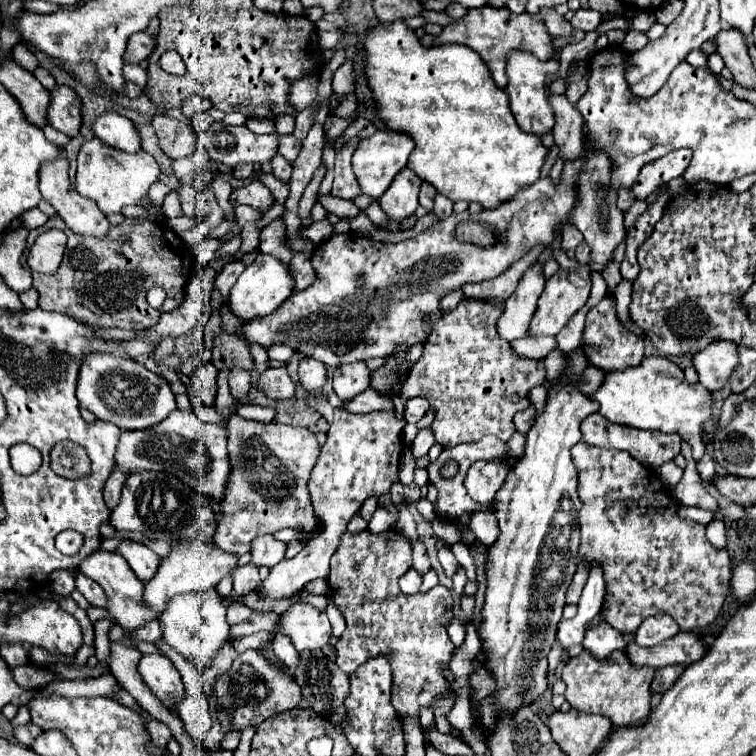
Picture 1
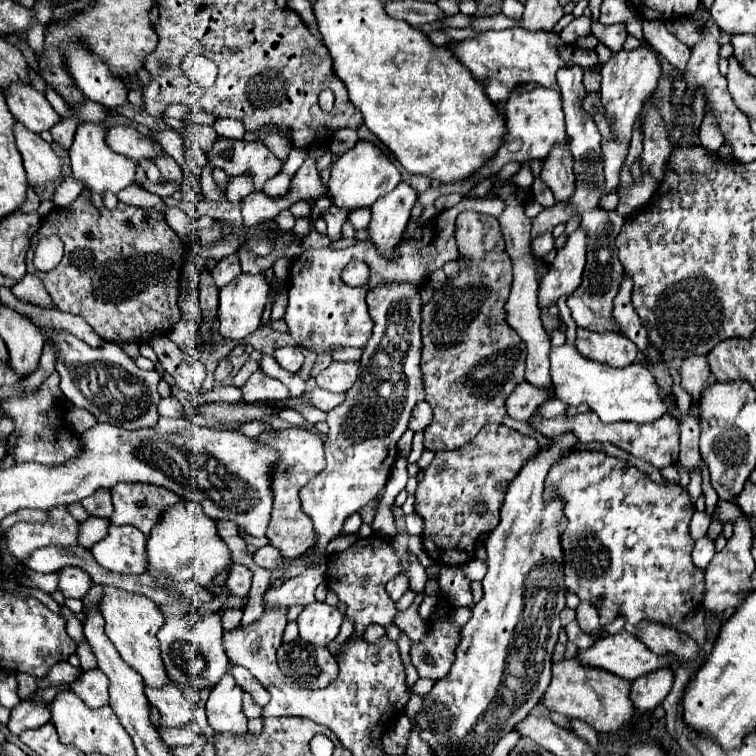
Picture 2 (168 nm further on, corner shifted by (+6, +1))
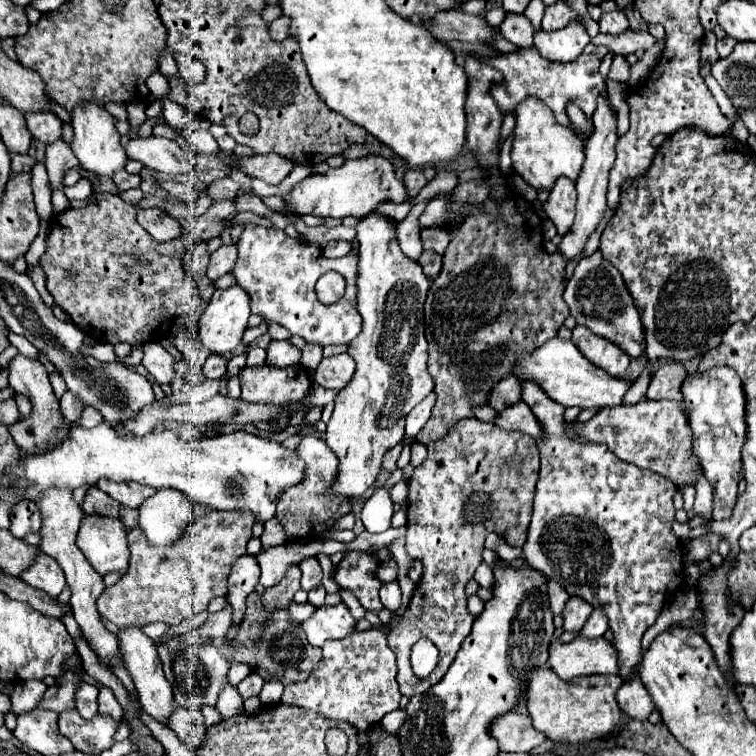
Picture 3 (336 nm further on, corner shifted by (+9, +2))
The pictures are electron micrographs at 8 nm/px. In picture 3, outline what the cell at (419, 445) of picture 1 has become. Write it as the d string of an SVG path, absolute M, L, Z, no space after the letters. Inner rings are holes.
M378 487L362 509L362 523L370 533L384 533L386 529L390 529L392 513L394 511L388 489Z

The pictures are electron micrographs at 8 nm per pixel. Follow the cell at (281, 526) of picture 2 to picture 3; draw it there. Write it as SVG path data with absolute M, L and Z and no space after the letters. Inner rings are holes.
M302 437L300 445L298 445L298 457L306 461L306 477L300 485L288 489L280 501L278 501L278 509L276 509L276 517L280 519L280 523L284 525L284 529L288 531L290 539L302 539L302 537L312 537L312 539L320 539L322 535L326 535L332 529L332 523L336 519L340 519L342 515L352 511L352 503L342 495L332 495L330 487L332 481L336 479L338 473L338 461L332 453L332 449L328 449L326 441L318 439L318 437Z

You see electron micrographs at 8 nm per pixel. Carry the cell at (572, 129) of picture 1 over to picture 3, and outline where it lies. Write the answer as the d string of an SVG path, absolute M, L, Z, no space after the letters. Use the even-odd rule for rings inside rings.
M560 177L544 207L548 217L554 221L560 237L564 237L564 233L568 233L574 223L574 207L576 207L576 183L568 181L566 177Z

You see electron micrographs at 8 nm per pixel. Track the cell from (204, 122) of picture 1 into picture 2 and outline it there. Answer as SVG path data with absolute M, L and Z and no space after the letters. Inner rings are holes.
M189 124L187 126L187 132L189 132L189 142L193 144L199 144L199 148L203 152L207 152L211 148L211 142L215 142L215 130L211 126L201 126L201 124Z

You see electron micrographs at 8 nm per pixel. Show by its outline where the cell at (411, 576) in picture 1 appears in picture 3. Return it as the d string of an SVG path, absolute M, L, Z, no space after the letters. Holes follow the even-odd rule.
M396 581L392 585L382 585L380 601L388 611L396 611L400 607L400 585Z

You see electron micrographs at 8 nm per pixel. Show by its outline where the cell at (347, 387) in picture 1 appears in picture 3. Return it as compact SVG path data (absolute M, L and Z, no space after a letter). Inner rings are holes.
M348 353L324 357L314 371L314 383L324 389L340 391L354 373L354 359Z

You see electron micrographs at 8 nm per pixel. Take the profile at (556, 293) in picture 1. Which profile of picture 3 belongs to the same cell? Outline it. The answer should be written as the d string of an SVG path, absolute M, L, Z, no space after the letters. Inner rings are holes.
M600 97L596 113L592 117L592 123L594 123L594 133L584 143L584 155L586 157L584 157L582 173L580 173L580 177L576 181L576 191L578 191L576 219L574 219L574 225L572 225L570 233L566 237L562 237L562 243L560 243L560 253L568 261L572 261L578 255L582 255L586 239L590 237L590 233L596 229L596 225L600 223L600 219L604 215L608 175L610 175L610 169L612 169L612 161L616 159L616 149L614 149L614 145L618 141L618 135L616 135L616 113L610 109L610 101L608 99Z

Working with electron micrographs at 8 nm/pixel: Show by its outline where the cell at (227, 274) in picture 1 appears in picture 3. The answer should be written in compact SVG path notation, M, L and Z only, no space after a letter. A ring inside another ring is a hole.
M222 245L220 249L216 249L210 255L210 263L208 263L208 277L212 281L216 281L218 277L226 275L232 271L232 265L236 263L236 245Z

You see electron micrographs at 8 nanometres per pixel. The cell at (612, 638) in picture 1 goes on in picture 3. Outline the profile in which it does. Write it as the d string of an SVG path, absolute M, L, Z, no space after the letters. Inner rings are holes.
M570 597L564 605L564 611L562 611L564 629L578 633L584 627L584 623L588 621L592 609L594 607L588 601L584 601L582 597Z

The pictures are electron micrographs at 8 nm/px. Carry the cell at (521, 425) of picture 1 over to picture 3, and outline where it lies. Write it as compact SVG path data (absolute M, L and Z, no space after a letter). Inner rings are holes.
M508 375L508 377L504 377L504 381L498 381L492 387L492 391L488 395L488 405L494 407L496 411L504 411L506 407L520 401L520 393L522 393L520 383L512 375Z

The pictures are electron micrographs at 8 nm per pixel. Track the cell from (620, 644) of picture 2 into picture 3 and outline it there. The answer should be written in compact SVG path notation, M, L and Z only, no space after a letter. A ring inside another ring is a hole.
M576 637L570 643L562 643L560 639L550 643L550 669L564 681L572 681L580 675L594 675L594 673L618 673L616 651L612 643L604 637L600 639L586 639Z

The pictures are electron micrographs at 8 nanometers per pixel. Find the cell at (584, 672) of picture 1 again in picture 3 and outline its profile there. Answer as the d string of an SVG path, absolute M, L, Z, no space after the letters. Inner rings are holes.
M548 667L534 669L526 689L526 707L532 727L556 743L584 743L610 733L622 717L616 703L616 691L622 685L620 675L588 675L562 681Z

